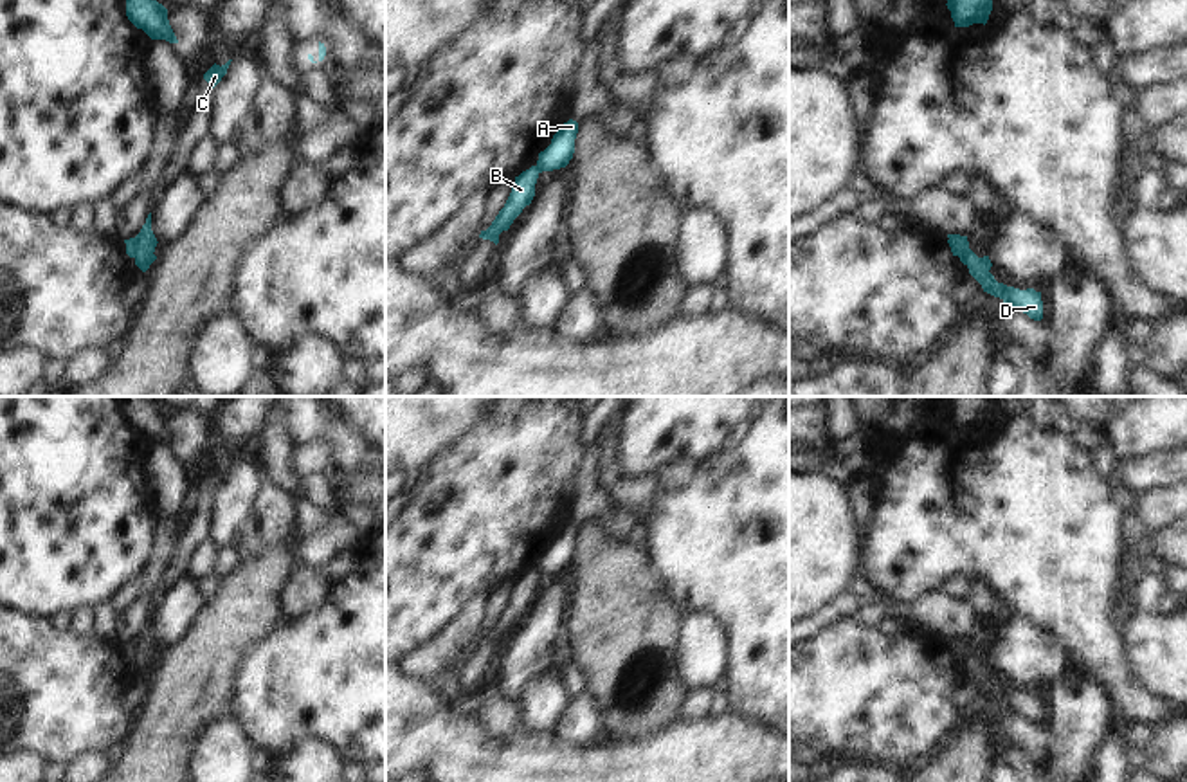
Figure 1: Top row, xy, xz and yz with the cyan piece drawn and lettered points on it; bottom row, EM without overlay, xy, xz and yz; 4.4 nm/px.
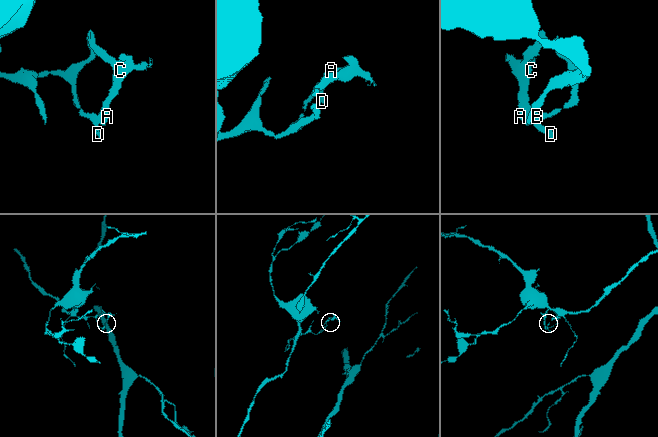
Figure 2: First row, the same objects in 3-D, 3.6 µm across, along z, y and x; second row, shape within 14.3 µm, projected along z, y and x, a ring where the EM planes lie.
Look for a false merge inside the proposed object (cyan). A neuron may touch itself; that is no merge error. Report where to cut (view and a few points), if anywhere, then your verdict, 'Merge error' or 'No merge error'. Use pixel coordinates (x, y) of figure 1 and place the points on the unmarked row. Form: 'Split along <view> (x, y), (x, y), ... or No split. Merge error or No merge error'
Split along yz (969, 653), (964, 667). Merge error.

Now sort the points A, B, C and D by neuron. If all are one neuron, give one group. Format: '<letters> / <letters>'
A C / B D

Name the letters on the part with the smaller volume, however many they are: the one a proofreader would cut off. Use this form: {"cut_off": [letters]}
{"cut_off": ["A", "C"]}

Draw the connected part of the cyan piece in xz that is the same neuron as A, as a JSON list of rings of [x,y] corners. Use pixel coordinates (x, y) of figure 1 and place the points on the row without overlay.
[[[569,523],[553,539],[551,548],[539,557],[539,577],[566,571],[575,557],[575,542],[578,537],[578,526]]]

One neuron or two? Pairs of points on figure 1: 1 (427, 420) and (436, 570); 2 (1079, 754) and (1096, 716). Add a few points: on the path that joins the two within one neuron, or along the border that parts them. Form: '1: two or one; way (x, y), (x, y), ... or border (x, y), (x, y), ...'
1: two; border (463, 436), (418, 474)
2: one; way (1079, 745), (1079, 732), (1087, 725)

